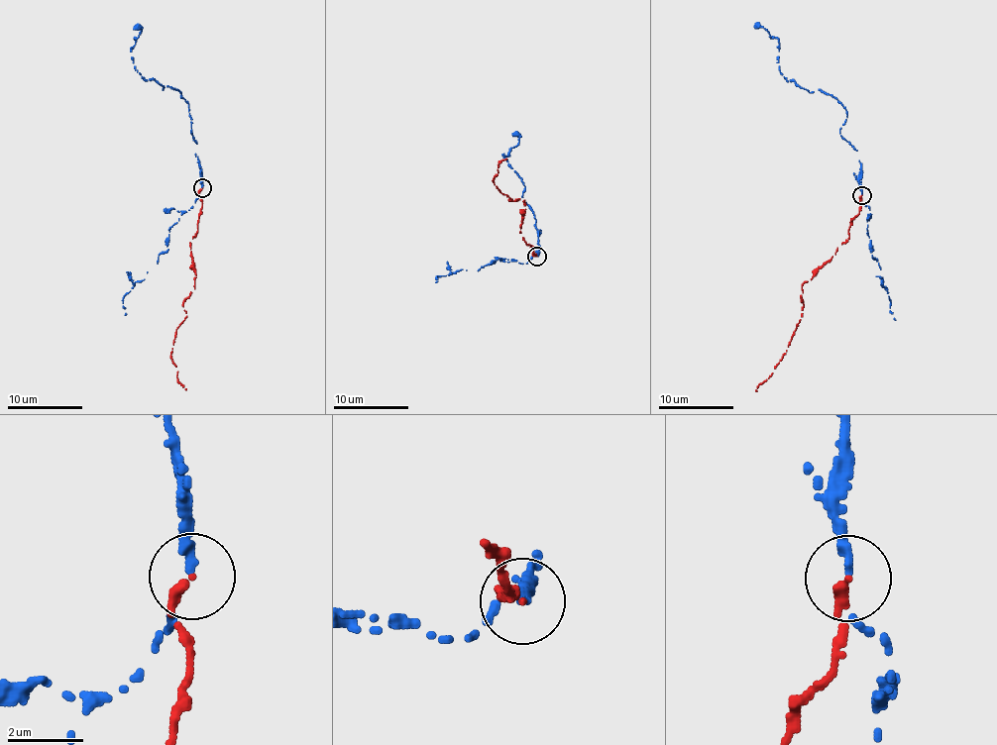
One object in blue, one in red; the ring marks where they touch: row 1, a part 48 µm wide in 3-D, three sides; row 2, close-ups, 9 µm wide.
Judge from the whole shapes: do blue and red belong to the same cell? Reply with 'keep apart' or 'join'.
keep apart

